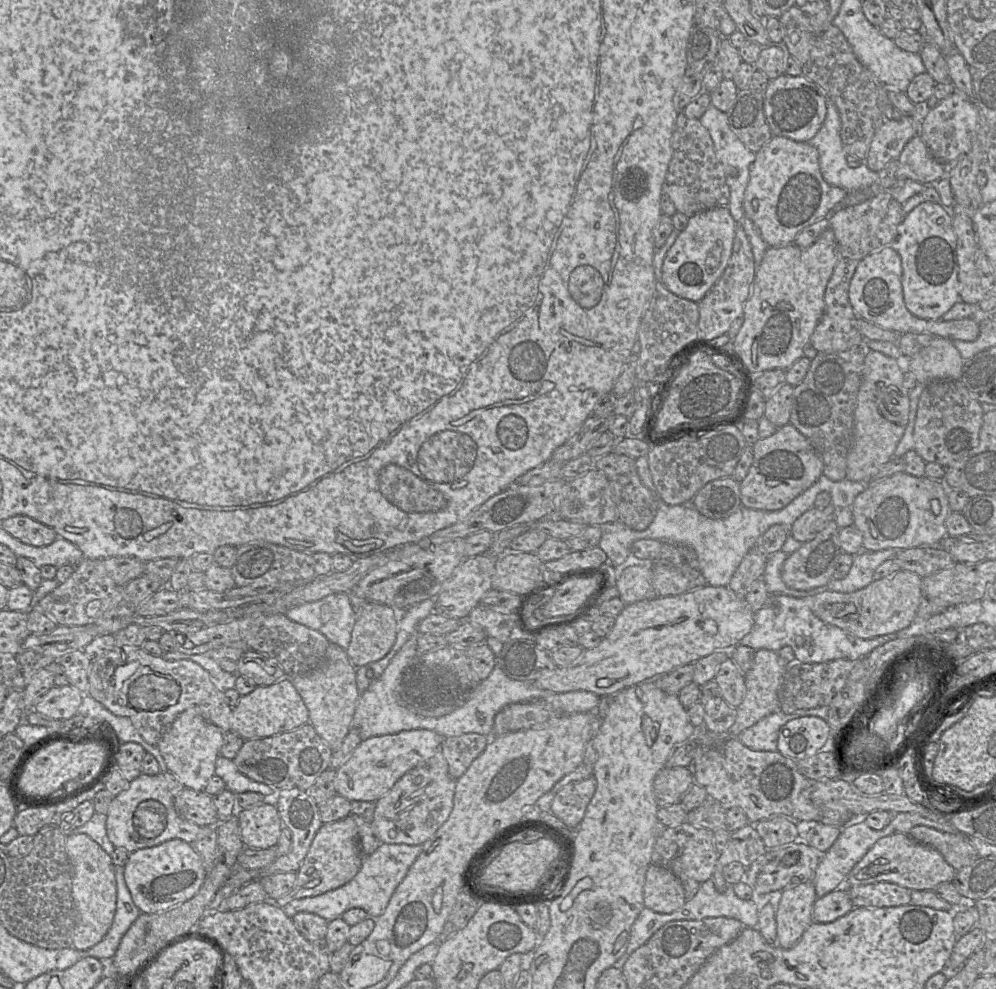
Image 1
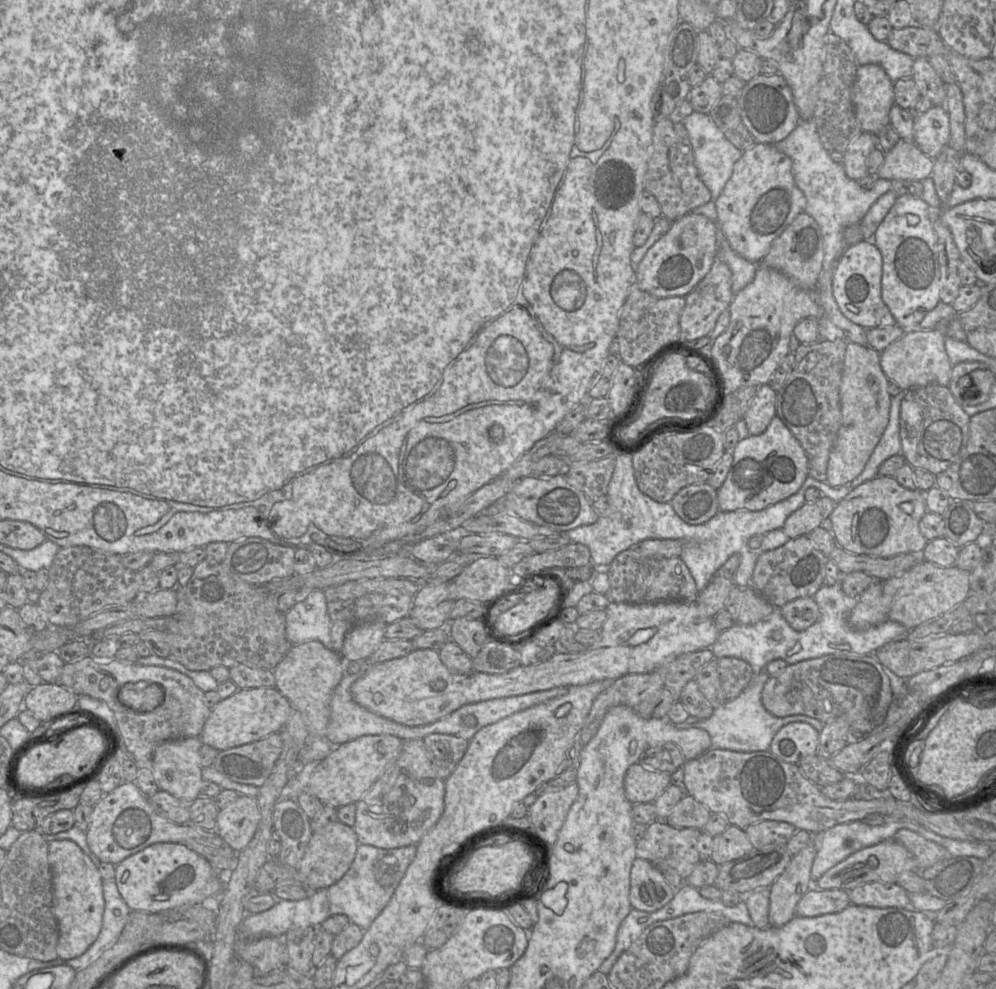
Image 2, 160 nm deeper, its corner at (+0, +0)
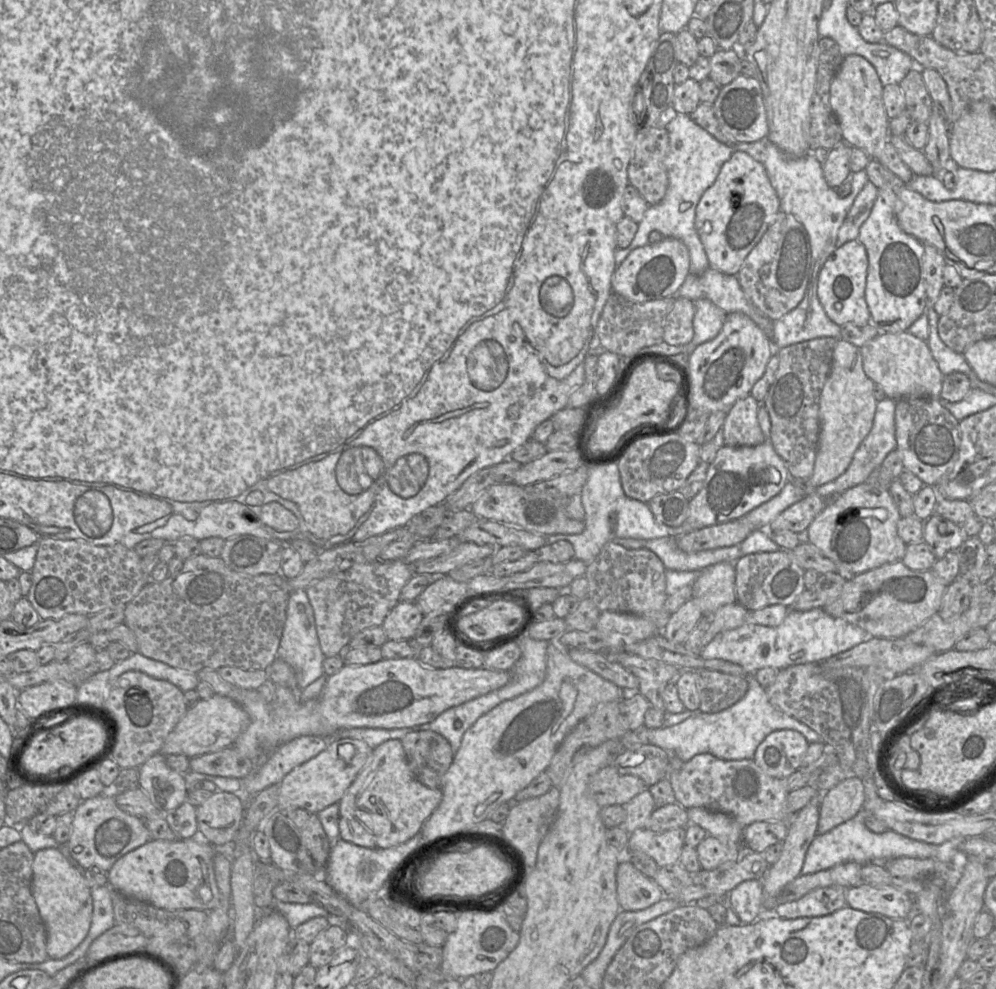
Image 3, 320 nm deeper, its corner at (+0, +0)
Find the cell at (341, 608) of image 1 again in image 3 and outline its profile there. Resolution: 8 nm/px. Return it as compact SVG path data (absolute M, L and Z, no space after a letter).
M305 590L290 591L277 658L285 661L294 670L299 689L305 688L324 674L323 660L325 655L320 648L314 611Z

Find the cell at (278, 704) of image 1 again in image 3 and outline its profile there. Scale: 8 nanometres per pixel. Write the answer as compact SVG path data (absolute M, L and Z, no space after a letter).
M215 694L208 699L200 699L188 708L175 728L165 739L160 753L163 755L185 755L194 758L220 751L231 746L249 724L248 714L236 702Z

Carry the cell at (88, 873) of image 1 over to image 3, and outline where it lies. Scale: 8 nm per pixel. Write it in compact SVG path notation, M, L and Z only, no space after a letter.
M57 848L37 851L32 871L32 895L47 931L46 951L49 958L61 959L88 934L93 911L91 888L80 871Z

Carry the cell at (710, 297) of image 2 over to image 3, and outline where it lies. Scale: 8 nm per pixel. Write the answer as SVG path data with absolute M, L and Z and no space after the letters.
M676 298L672 310L664 322L663 342L670 345L685 345L692 341L694 302L687 298Z

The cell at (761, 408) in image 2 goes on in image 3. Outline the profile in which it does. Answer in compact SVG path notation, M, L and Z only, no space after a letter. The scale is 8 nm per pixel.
M749 394L731 406L721 428L725 446L757 446L765 441L757 419L760 405Z

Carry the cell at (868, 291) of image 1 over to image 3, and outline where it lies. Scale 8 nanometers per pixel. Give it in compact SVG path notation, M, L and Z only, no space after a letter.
M853 240L838 247L826 260L818 276L817 296L828 318L839 326L846 323L867 325L870 323L870 311L865 300L865 288L868 272L868 255L864 245Z

